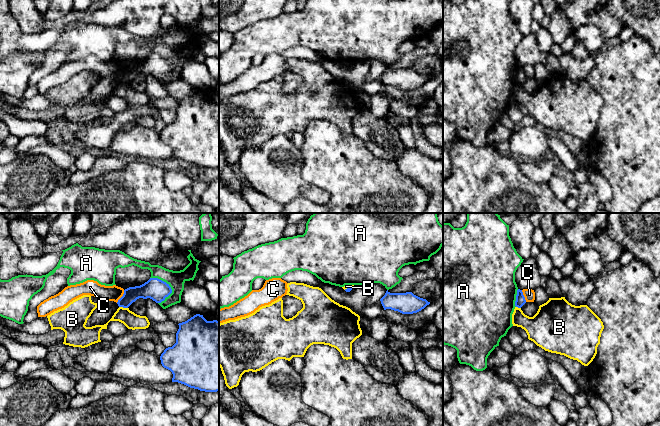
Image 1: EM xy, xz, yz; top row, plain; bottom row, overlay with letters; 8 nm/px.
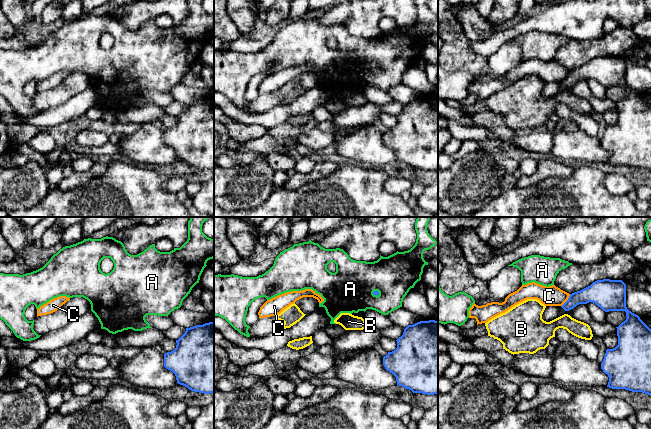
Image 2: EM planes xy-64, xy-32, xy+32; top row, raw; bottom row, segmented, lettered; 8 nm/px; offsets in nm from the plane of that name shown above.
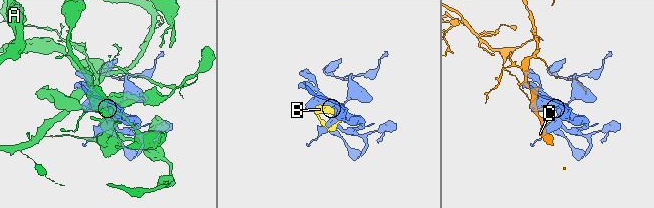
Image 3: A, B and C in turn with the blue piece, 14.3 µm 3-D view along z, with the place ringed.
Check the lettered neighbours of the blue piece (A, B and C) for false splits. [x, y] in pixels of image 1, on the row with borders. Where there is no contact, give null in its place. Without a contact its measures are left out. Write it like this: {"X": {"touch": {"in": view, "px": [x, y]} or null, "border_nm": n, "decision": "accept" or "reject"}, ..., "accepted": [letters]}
{"A": {"touch": {"in": "xy", "px": [168, 285]}, "border_nm": 240, "decision": "reject"}, "B": {"touch": {"in": "xy", "px": [123, 307]}, "border_nm": 70, "decision": "reject"}, "C": {"touch": {"in": "xy", "px": [122, 296]}, "border_nm": 120, "decision": "reject"}, "accepted": []}

